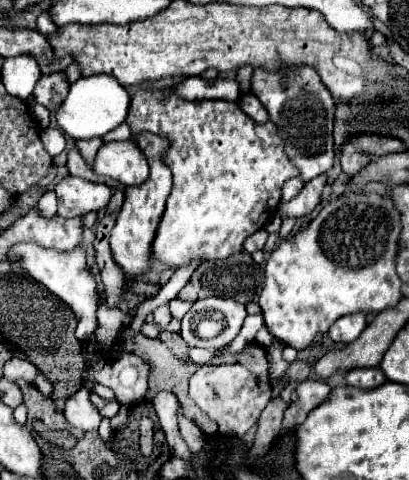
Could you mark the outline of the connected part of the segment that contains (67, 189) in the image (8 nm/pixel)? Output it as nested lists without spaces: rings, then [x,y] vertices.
[[[69,174],[55,186],[55,194],[59,206],[57,212],[63,218],[75,218],[91,210],[105,208],[111,198],[111,188],[107,184],[89,182]]]

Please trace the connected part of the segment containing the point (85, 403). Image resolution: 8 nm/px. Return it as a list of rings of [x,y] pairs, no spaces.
[[[81,388],[65,402],[63,414],[75,428],[81,430],[97,430],[101,424],[101,414],[97,406],[93,406],[93,402],[89,400],[89,392],[85,388]]]

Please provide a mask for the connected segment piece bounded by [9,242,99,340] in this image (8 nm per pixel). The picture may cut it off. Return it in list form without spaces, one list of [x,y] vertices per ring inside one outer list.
[[[17,244],[11,248],[9,256],[19,258],[25,272],[39,282],[41,286],[45,286],[49,292],[53,292],[57,298],[61,298],[71,312],[77,316],[79,324],[77,324],[77,338],[79,340],[87,340],[95,334],[97,328],[97,282],[95,276],[91,274],[87,262],[85,262],[85,248],[79,246],[73,252],[57,252],[57,250],[45,250],[37,244]]]

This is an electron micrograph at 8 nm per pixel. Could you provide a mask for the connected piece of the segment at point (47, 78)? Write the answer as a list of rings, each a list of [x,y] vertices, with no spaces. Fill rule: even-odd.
[[[61,70],[41,76],[33,94],[37,104],[43,104],[47,110],[57,110],[59,104],[65,100],[67,92],[69,92],[69,80]]]

